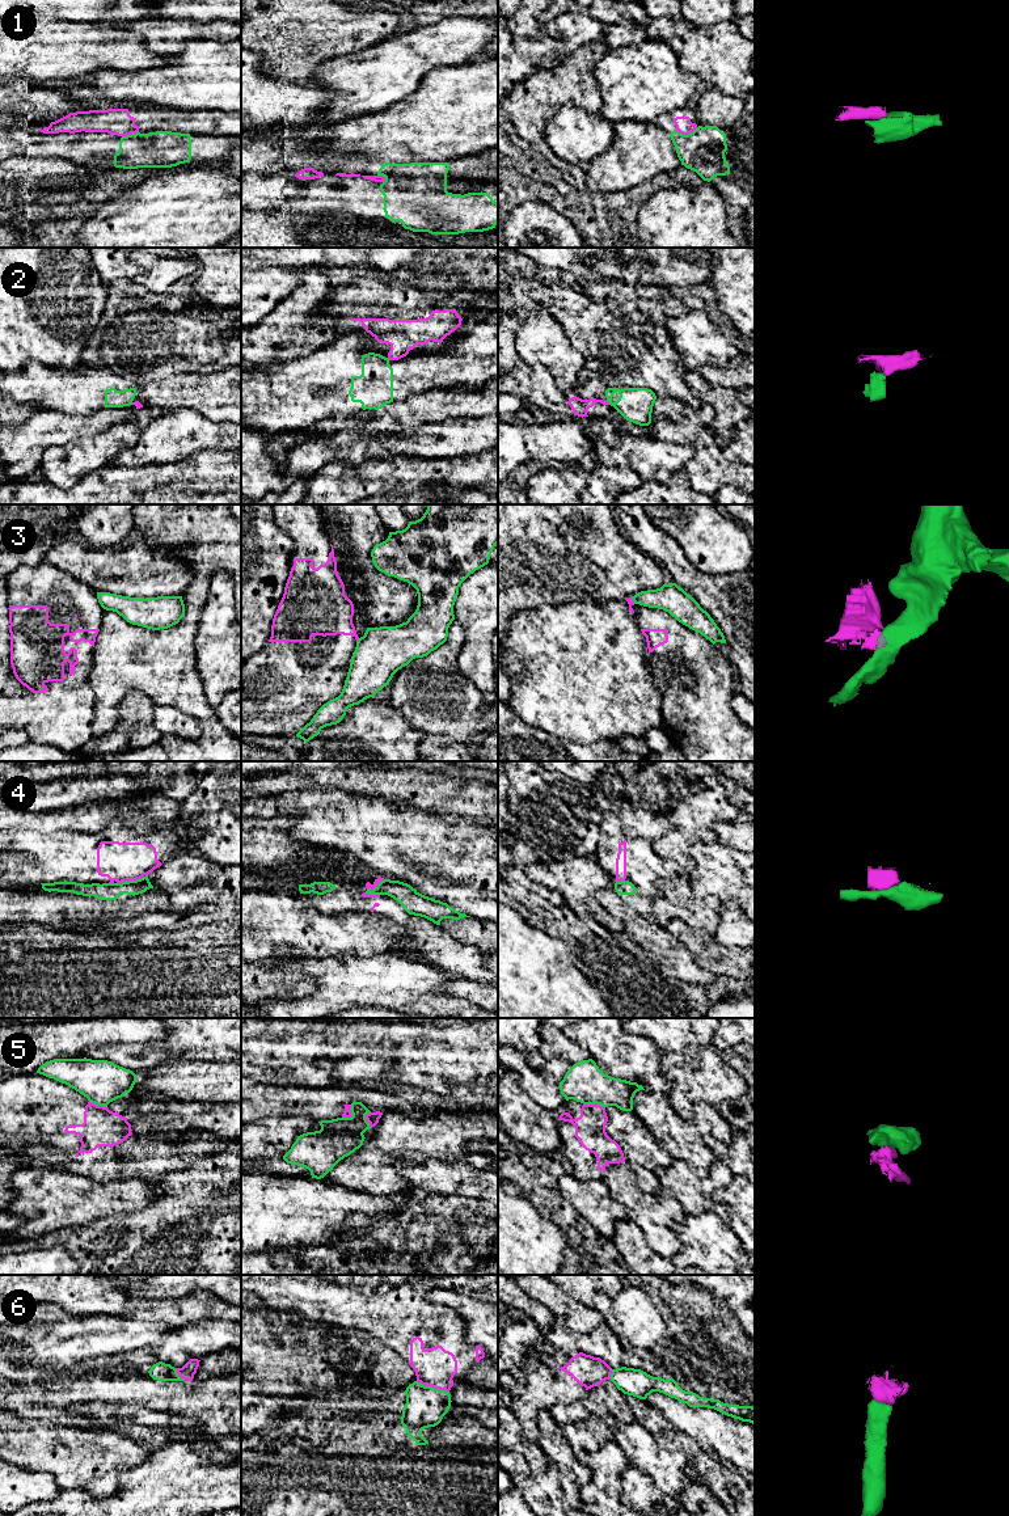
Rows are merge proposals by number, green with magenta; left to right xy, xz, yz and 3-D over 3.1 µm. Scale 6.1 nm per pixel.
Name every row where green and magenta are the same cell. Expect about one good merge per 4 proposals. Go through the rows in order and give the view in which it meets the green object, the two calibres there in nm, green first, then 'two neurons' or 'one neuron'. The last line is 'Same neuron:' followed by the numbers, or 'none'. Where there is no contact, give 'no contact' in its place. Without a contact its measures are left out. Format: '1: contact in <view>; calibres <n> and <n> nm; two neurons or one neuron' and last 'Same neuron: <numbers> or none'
1: contact in yz; calibres 280 and 100 nm; two neurons
2: contact in yz; calibres 200 and 100 nm; two neurons
3: contact in xz; calibres 300 and 280 nm; two neurons
4: contact in xy; calibres 110 and 240 nm; two neurons
5: contact in yz; calibres 240 and 190 nm; two neurons
6: contact in xz; calibres 240 and 240 nm; one neuron
Same neuron: 6

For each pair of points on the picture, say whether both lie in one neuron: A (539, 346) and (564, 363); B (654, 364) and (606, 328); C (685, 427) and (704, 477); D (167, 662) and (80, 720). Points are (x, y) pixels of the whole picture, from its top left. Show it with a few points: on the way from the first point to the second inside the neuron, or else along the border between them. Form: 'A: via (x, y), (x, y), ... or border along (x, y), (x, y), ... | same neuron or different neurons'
A: via (545, 346), (557, 357) | same neuron
B: via (645, 351), (634, 341), (619, 341) | same neuron
C: via (697, 439), (704, 450), (704, 465) | same neuron
D: border along (88, 680), (93, 693), (93, 737) | different neurons

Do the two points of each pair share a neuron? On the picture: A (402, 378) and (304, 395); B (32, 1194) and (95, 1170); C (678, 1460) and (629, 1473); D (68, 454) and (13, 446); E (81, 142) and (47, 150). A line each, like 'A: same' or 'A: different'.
A: same
B: different
C: different
D: different
E: same

